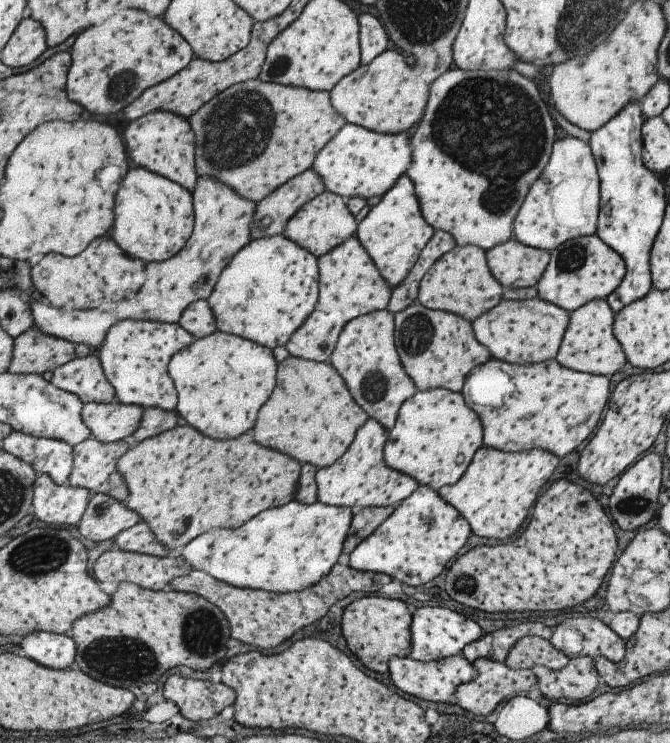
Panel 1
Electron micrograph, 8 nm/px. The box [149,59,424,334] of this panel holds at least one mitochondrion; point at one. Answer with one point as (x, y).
(236, 130)

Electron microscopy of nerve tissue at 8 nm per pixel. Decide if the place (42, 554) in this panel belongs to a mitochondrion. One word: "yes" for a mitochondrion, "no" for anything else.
yes

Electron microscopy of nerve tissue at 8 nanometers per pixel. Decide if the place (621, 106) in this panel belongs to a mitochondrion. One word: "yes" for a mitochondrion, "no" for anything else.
no

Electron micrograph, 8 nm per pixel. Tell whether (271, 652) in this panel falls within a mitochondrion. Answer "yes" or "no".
no

